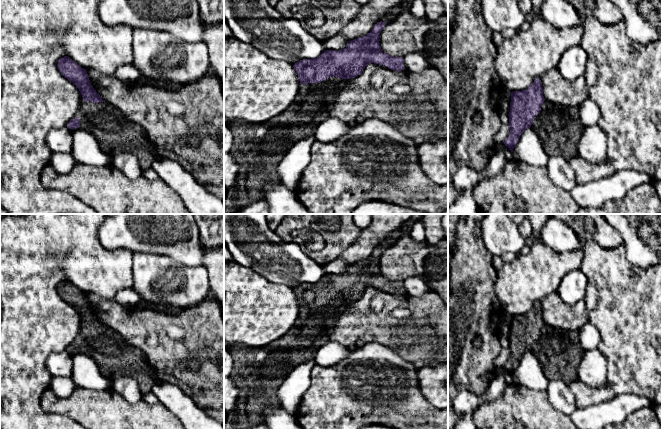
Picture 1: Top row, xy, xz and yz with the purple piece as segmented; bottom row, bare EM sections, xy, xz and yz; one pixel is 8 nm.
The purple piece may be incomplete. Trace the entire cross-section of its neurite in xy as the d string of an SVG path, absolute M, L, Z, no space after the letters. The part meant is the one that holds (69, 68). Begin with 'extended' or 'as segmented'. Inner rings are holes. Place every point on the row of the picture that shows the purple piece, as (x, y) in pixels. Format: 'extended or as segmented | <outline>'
extended | M70 57L60 58L57 66L61 74L74 83L81 93L79 109L67 127L72 131L80 129L92 133L98 139L102 151L110 158L123 152L130 152L138 157L143 170L151 167L159 154L156 146L148 139L144 128L125 118L118 108L105 102L91 85L86 69L79 66Z

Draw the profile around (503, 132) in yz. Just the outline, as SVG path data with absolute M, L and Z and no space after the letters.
M502 124L497 134L494 137L495 143L503 143L509 136L510 126L509 124Z

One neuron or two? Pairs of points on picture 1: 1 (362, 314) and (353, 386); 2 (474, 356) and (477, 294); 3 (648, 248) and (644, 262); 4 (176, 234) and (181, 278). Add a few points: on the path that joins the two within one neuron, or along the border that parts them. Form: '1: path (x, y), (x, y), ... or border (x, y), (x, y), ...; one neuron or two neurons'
1: border (381, 344), (363, 343), (350, 349); two neurons
2: path (466, 341), (466, 309); one neuron
3: path (645, 251), (644, 259); one neuron
4: border (157, 255), (162, 255), (176, 264), (202, 266); two neurons

